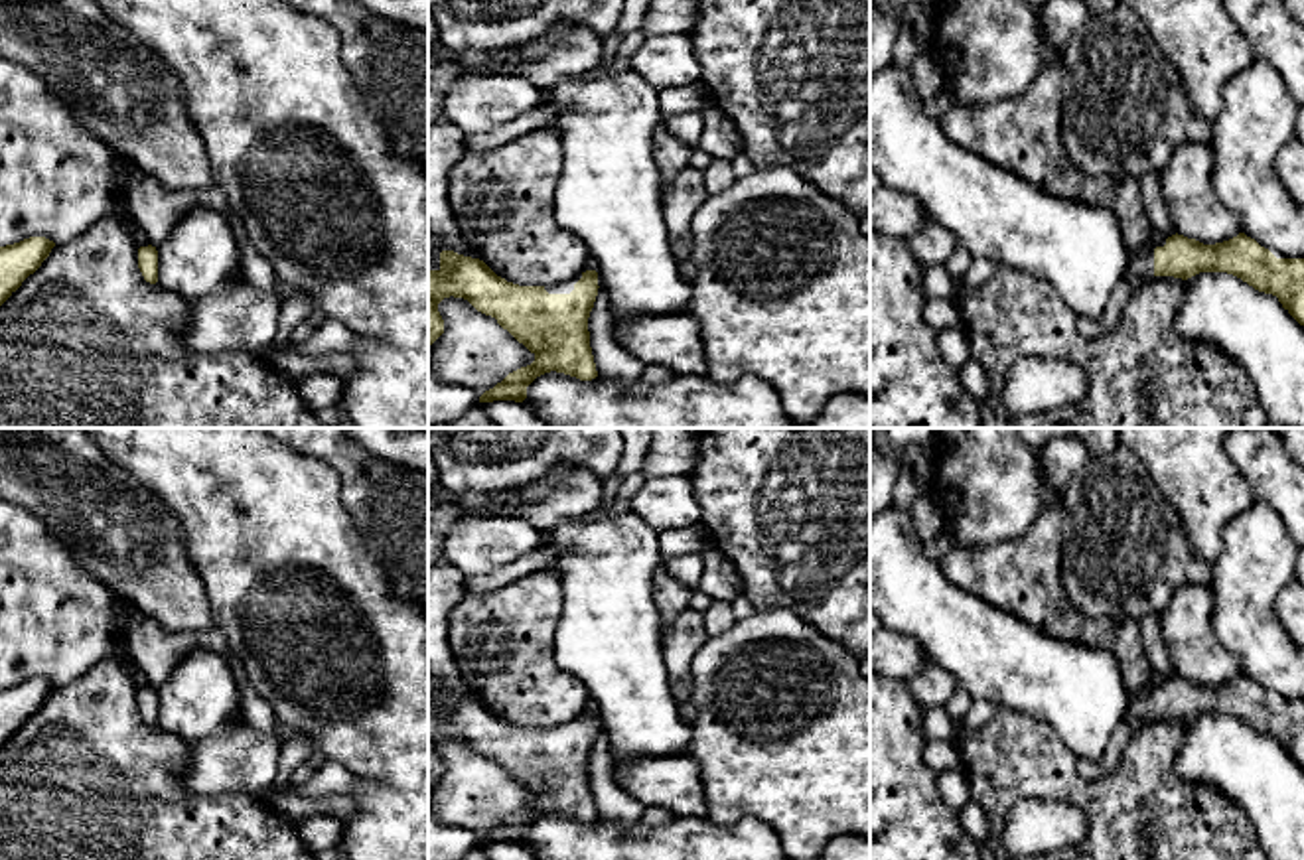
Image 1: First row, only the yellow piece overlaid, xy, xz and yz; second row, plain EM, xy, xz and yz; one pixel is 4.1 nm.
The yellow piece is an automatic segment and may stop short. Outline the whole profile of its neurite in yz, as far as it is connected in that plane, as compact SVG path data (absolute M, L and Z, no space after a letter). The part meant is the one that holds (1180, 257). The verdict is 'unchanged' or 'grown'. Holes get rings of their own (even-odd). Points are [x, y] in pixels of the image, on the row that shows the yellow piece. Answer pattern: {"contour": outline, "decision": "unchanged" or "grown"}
{"contour": "M1176 233L1158 239L1140 260L1130 260L1124 278L1113 288L1101 320L1089 323L1085 318L1077 318L1077 333L1099 337L1111 331L1142 280L1154 276L1188 280L1199 272L1227 272L1259 292L1276 296L1282 308L1304 325L1304 258L1276 258L1245 233L1215 245Z", "decision": "grown"}

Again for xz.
{"contour": "M440 252L440 268L428 270L428 345L444 333L438 304L464 298L477 312L491 316L535 361L509 373L479 402L527 398L527 387L541 375L556 371L580 381L598 377L588 318L598 296L598 270L590 260L574 278L550 286L519 286L497 276L483 260Z", "decision": "grown"}

